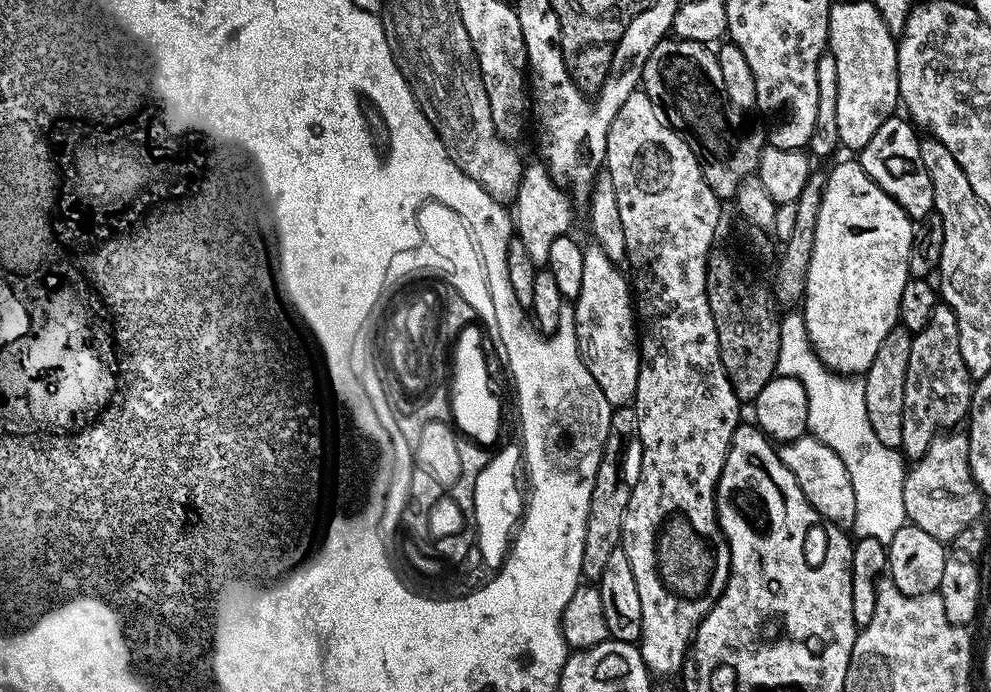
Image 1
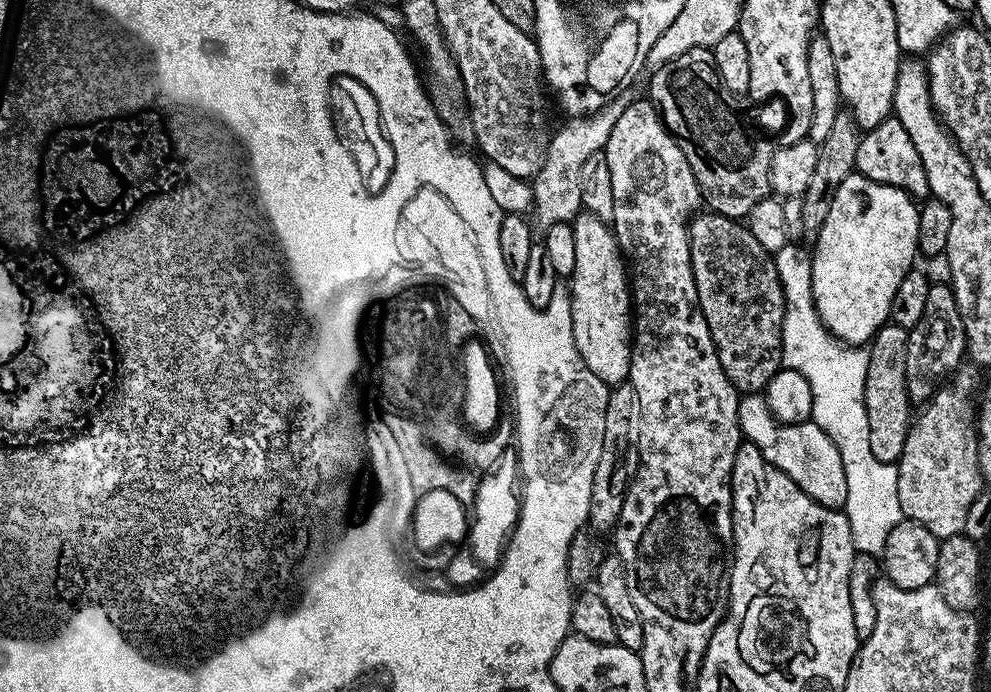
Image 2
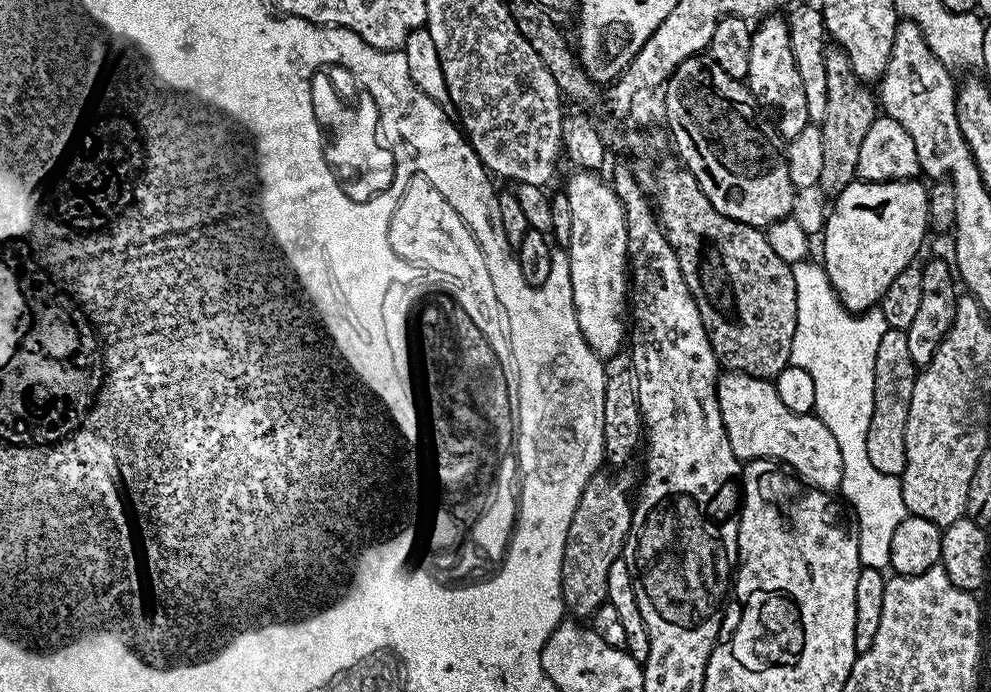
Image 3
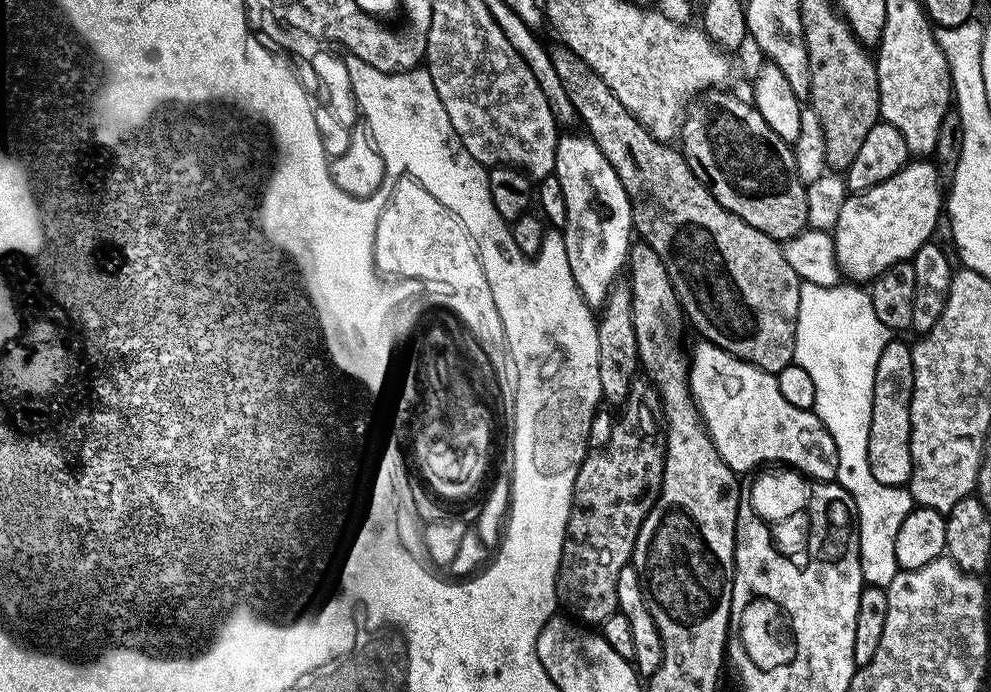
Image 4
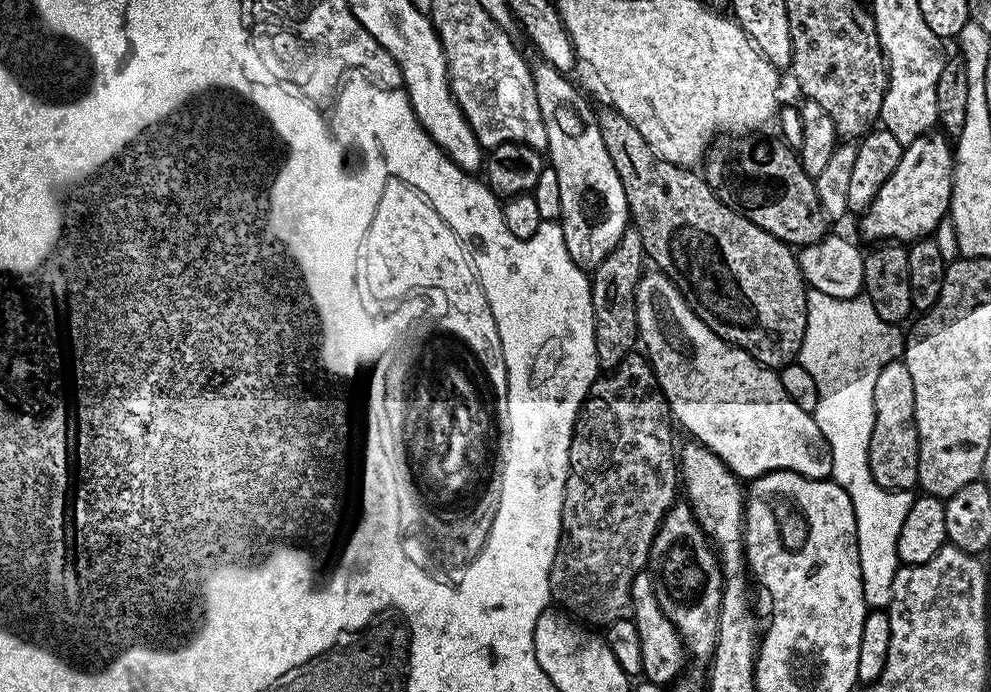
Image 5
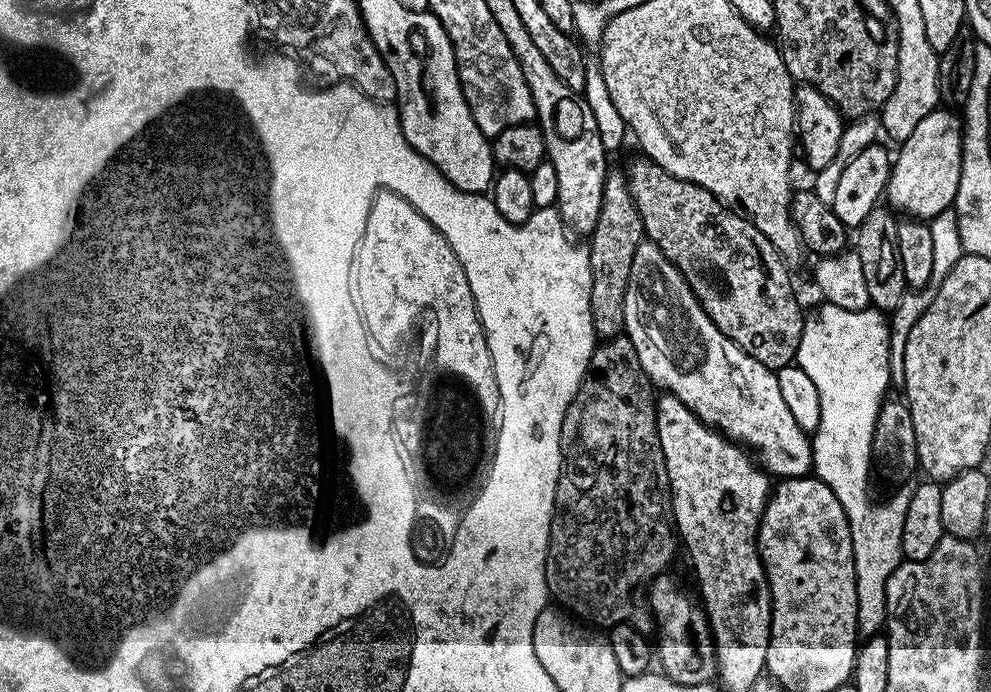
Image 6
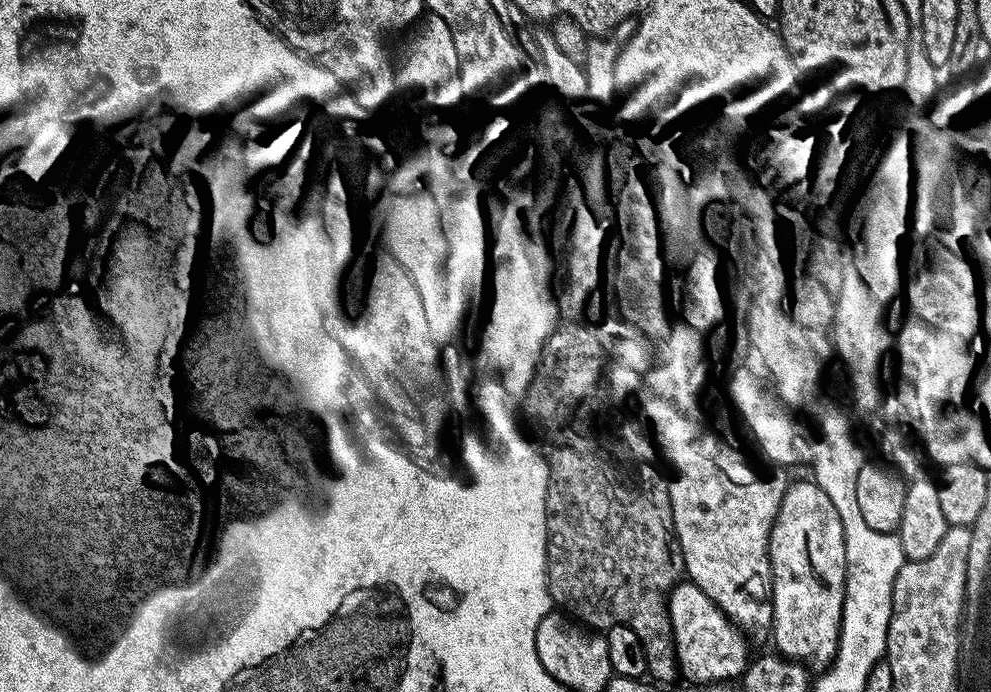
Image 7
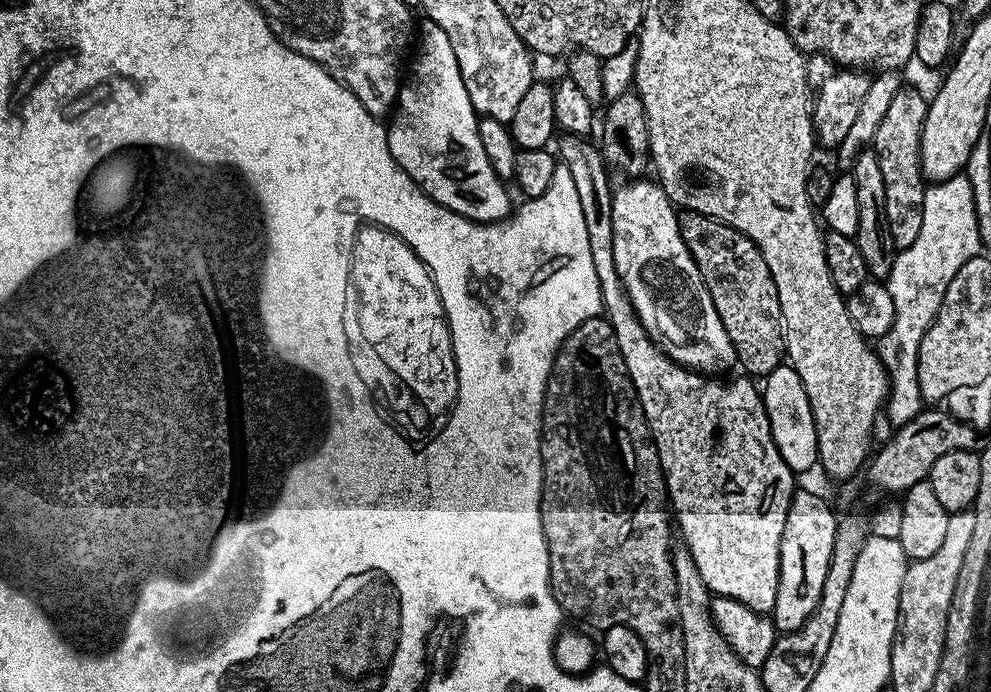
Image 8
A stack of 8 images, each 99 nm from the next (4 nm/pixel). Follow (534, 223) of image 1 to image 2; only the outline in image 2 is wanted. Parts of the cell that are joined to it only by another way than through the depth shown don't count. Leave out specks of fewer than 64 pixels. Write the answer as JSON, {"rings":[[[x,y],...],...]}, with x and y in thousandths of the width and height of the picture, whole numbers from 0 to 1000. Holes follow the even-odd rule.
{"rings":[[[626,142],[604,156],[602,162],[592,168],[574,172],[565,186],[556,192],[553,214],[549,218],[549,233],[545,237],[535,264],[538,275],[536,305],[546,331],[551,332],[563,321],[577,321],[586,311],[587,292],[587,234],[595,223],[606,218],[616,199],[616,188],[620,188],[620,176],[628,165],[631,146]]]}

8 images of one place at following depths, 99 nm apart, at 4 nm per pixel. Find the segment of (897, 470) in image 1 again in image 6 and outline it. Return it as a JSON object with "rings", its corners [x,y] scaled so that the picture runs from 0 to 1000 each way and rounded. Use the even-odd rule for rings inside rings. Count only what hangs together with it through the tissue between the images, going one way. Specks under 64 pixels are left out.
{"rings":[[[835,436],[828,441],[823,457],[816,455],[812,461],[809,488],[803,501],[802,525],[813,540],[813,546],[821,552],[821,564],[825,564],[827,608],[818,632],[819,675],[822,692],[838,702],[838,708],[842,708],[842,720],[846,720],[846,725],[850,725],[854,737],[862,789],[862,829],[866,858],[864,906],[867,918],[875,922],[885,918],[894,902],[896,889],[894,847],[898,829],[910,814],[908,796],[910,754],[914,754],[914,731],[918,731],[918,715],[915,710],[898,718],[893,728],[883,728],[879,714],[876,712],[876,675],[879,678],[882,671],[880,655],[882,616],[886,604],[886,592],[897,571],[896,555],[901,553],[898,535],[900,481],[893,452],[879,442],[870,448],[850,448],[850,442],[842,442]]]}

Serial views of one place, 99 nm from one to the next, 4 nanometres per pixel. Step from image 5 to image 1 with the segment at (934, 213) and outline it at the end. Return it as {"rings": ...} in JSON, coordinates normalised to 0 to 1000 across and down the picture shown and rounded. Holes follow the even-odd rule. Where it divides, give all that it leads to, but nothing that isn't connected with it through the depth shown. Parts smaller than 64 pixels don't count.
{"rings":[[[863,230],[844,237],[834,254],[829,280],[829,303],[825,303],[825,332],[821,332],[821,367],[817,367],[817,396],[813,396],[813,419],[809,455],[819,503],[839,538],[864,543],[875,538],[886,500],[894,483],[905,473],[908,461],[910,419],[917,400],[916,374],[922,337],[922,319],[872,250]]]}

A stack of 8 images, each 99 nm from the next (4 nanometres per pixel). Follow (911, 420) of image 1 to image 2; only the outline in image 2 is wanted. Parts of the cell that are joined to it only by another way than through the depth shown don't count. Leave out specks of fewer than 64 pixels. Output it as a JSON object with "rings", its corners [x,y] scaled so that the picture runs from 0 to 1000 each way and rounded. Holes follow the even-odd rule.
{"rings":[[[941,408],[938,413],[938,426],[934,431],[934,444],[926,471],[916,475],[916,493],[914,494],[914,564],[916,577],[921,585],[931,585],[941,569],[951,559],[955,551],[974,525],[977,490],[975,477],[971,471],[971,454],[965,441],[963,419],[960,409]]]}

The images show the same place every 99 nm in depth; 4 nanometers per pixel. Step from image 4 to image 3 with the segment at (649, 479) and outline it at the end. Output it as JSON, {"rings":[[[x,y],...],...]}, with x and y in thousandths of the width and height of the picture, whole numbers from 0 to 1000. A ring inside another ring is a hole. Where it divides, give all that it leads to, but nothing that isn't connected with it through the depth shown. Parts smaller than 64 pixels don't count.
{"rings":[[[609,686],[597,688],[587,708],[587,720],[579,737],[579,749],[575,749],[575,766],[571,772],[565,831],[565,866],[569,868],[572,889],[577,893],[596,893],[603,882],[603,876],[613,868],[612,834],[616,829],[616,818],[620,818],[620,812],[627,808],[630,785],[638,759],[639,718],[636,711],[634,717],[633,708],[624,695]]]}

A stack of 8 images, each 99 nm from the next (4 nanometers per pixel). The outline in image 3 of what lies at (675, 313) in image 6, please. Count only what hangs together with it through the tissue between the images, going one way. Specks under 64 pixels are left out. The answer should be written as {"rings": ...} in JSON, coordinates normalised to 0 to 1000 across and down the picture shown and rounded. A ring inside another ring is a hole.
{"rings":[[[740,538],[728,539],[724,545],[724,572],[726,591],[729,592],[730,614],[733,616],[734,632],[737,633],[738,649],[748,668],[784,668],[788,665],[796,671],[809,692],[812,701],[826,705],[828,711],[843,712],[848,704],[850,691],[850,650],[846,650],[846,639],[842,627],[834,620],[832,613],[821,598],[805,600],[795,592],[785,572],[780,551],[761,546],[759,542]]]}

